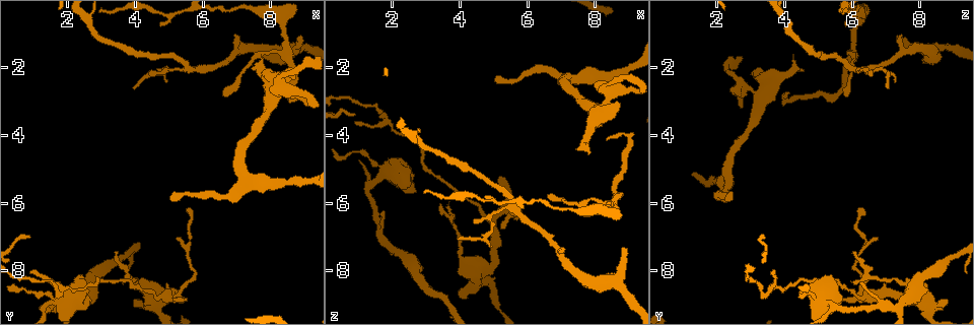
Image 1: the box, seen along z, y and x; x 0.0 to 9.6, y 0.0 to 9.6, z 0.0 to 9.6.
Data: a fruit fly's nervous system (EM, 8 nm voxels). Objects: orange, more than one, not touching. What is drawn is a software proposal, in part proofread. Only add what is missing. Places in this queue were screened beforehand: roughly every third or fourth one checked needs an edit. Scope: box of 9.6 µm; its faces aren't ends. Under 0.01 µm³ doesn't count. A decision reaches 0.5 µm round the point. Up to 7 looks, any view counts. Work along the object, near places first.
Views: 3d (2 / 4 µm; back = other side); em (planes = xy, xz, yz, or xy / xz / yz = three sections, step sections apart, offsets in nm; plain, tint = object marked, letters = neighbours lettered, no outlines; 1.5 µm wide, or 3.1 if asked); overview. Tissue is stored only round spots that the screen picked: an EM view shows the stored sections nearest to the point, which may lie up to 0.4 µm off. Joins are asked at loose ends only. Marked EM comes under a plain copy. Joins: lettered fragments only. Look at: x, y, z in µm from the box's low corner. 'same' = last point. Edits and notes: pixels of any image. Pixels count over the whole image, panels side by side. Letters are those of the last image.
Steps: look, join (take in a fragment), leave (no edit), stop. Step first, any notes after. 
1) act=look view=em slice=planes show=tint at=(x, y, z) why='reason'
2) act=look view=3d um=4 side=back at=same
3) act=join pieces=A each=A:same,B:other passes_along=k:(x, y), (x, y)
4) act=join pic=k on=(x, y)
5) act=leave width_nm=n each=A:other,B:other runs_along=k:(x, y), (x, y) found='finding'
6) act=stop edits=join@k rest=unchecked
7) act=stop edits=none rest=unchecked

act=look view=em slice=planes show=letters at=(7.75, 1.70, 4.30) why='free end'

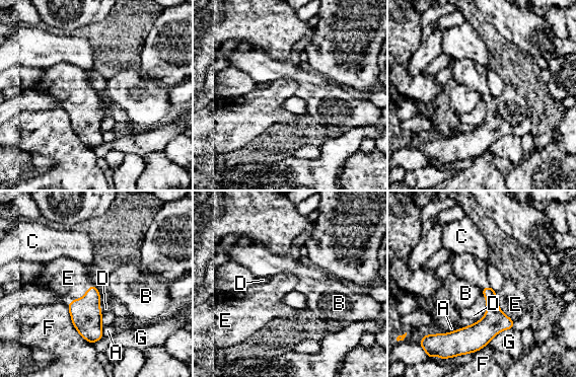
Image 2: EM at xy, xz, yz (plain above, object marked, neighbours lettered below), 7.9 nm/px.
act=join pieces=E each=A:other,B:other,C:other,D:other,E:same,F:other,G:other passes_along=2:(481, 332), (499, 307), (514, 303) found='it goes on there'

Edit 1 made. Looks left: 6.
act=look view=overview why='see it whole again'

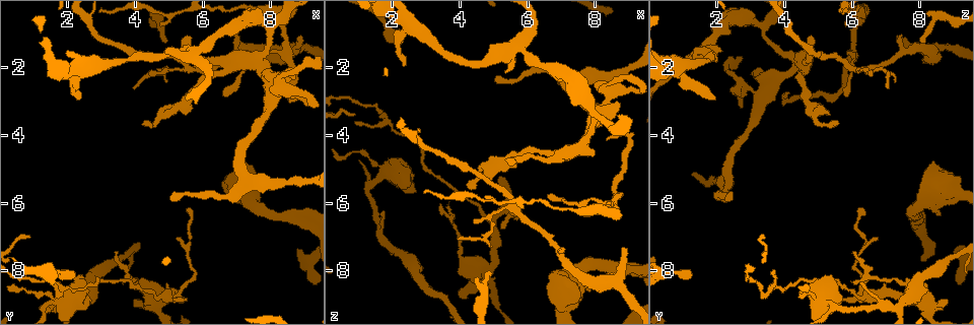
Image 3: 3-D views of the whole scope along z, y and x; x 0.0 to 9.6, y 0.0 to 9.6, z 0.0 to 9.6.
act=look view=3d um=4 at=(3.85, 2.55, 7.00)

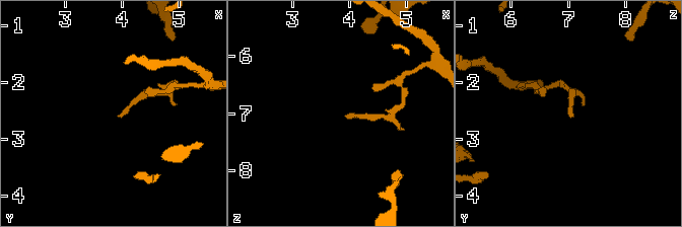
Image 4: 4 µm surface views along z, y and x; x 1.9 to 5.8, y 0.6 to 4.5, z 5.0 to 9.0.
act=look view=em slice=planes show=letters at=(3.95, 2.60, 7.00)

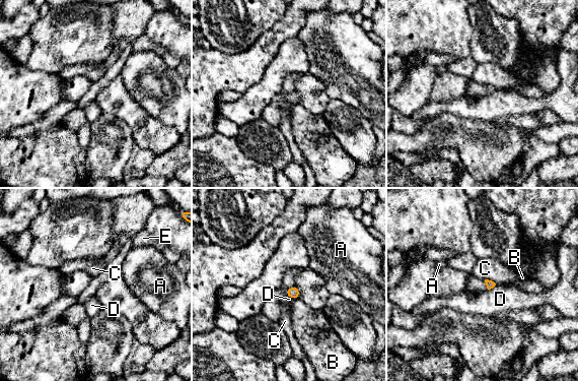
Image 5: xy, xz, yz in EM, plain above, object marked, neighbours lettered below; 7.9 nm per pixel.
act=leave width_nm=70 each=A:other,B:other,C:other,D:other,E:other border=5:(484, 279), (490, 279), (496, 284) found='none of them fits'

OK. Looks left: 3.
act=look view=em slice=planes show=tint at=(8.90, 1.05, 7.35) why='free end'

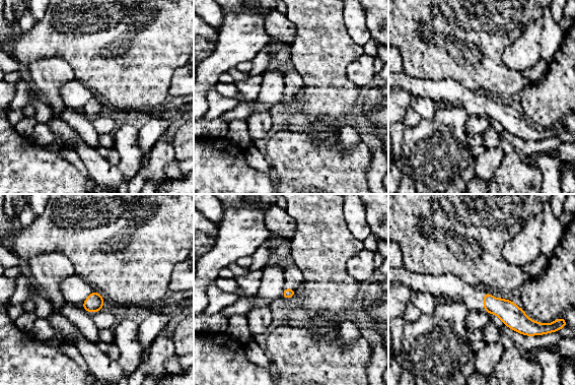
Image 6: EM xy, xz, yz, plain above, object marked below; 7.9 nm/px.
act=look view=em slice=planes show=letters at=same

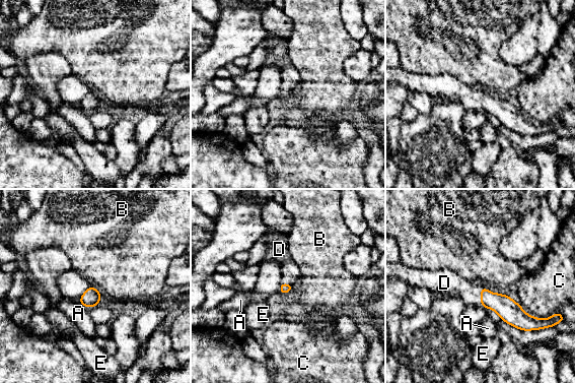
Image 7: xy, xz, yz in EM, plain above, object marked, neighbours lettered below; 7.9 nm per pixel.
act=join pieces=D longest_contact=C:260nm each=A:other,B:other,C:other,D:same,E:other passes_along=7:(507, 309), (481, 296), (452, 283) found='it goes on there'

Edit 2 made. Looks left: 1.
act=stop edits=join@2,join@7 rest=unchecked

